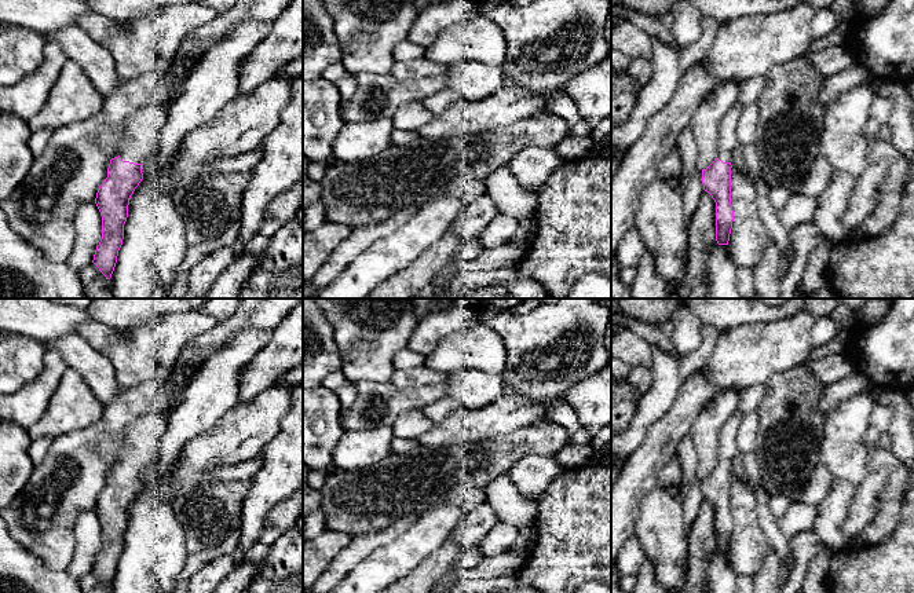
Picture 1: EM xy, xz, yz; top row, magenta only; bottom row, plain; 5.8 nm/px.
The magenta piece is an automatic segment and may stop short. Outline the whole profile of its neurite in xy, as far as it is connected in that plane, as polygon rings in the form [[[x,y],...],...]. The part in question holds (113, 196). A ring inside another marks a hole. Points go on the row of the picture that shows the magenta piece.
[[[169,105],[143,106],[124,121],[118,153],[110,160],[107,177],[98,188],[95,204],[102,216],[102,239],[92,263],[106,279],[111,278],[123,245],[129,198],[143,179],[143,164],[154,153]]]

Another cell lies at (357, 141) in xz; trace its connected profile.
[[[392,120],[346,122],[332,144],[333,161],[357,162],[379,155],[392,144]]]

